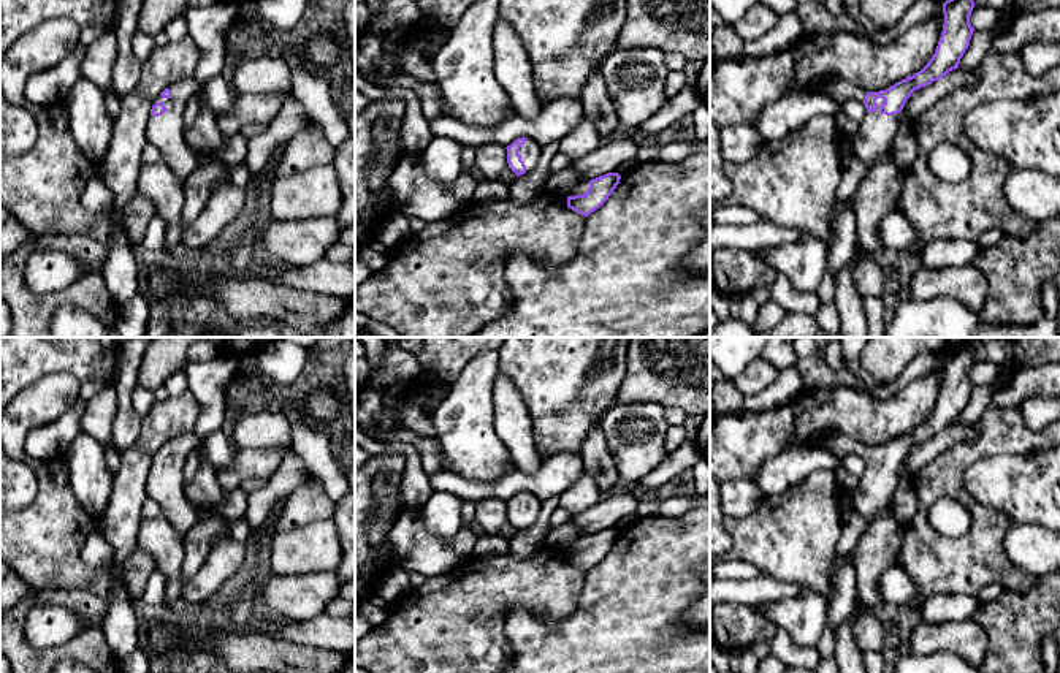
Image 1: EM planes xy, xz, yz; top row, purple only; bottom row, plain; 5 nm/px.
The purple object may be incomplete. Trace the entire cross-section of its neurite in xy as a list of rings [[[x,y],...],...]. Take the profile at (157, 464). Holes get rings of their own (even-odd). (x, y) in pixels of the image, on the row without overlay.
[[[195,432],[182,434],[165,443],[151,464],[146,496],[158,504],[171,527],[184,537],[200,519],[195,504],[184,494],[182,467],[187,456],[201,447]]]

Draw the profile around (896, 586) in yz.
[[[898,564],[889,567],[879,578],[879,595],[883,603],[908,606],[916,591],[914,581]]]

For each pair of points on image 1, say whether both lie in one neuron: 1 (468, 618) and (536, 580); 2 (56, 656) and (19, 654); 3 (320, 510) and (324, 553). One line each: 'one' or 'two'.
1: one
2: one
3: two

